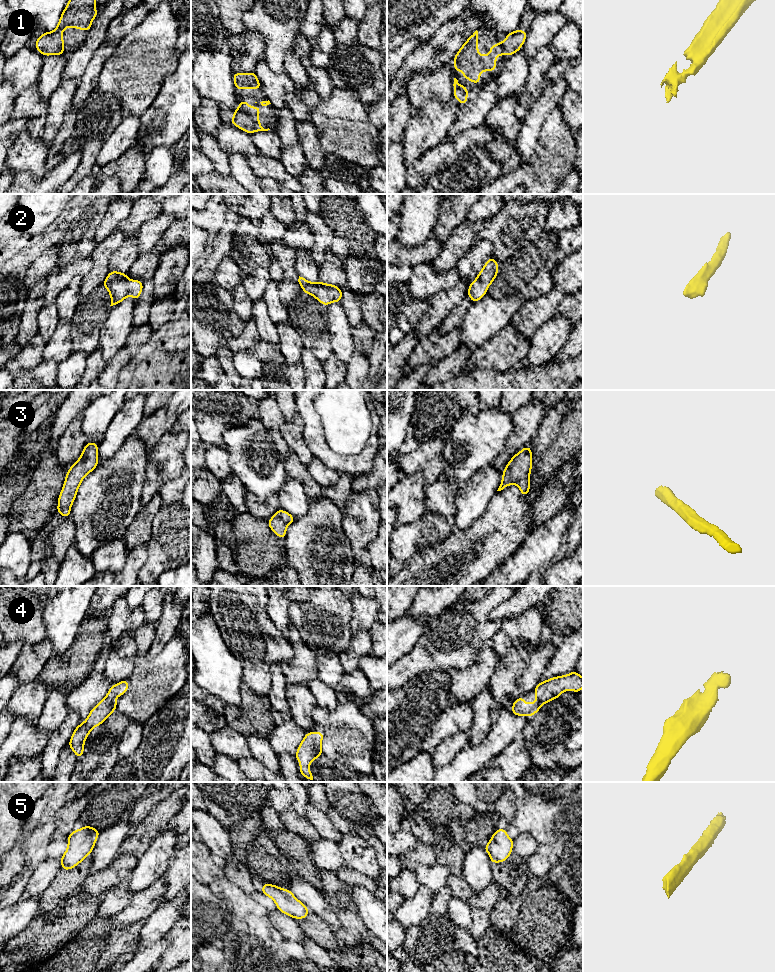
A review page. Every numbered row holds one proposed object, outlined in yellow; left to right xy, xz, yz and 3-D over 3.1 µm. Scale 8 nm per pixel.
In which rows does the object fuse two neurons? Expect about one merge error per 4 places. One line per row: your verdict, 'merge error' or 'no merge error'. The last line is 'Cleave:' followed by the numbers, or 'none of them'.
1: no merge error
2: no merge error
3: no merge error
4: no merge error
5: no merge error
Cleave: none of them

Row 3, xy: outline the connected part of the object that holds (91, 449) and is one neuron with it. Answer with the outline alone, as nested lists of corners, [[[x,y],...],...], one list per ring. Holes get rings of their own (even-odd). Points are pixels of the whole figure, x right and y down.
[[[88,442],[83,453],[71,468],[66,472],[62,491],[58,498],[57,513],[69,517],[71,505],[75,501],[78,488],[84,477],[98,465],[98,443]]]

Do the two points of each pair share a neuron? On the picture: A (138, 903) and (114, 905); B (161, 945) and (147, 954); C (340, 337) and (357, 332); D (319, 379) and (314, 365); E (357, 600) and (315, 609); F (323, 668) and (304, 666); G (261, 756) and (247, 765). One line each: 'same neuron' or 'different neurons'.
A: different neurons
B: same neuron
C: different neurons
D: same neuron
E: different neurons
F: different neurons
G: different neurons

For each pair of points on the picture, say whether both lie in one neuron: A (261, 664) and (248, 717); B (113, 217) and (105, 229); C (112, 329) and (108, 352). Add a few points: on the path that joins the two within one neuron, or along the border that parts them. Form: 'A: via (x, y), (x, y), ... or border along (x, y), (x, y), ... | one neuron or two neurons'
A: border along (243, 682), (251, 690), (264, 696) | two neurons
B: via (111, 220), (107, 226) | one neuron
C: via (111, 335), (109, 337), (109, 346) | one neuron

